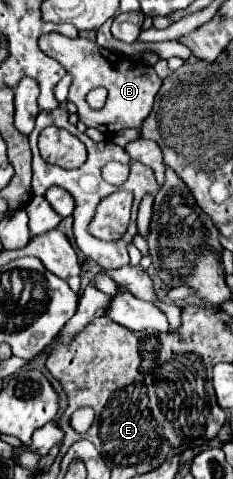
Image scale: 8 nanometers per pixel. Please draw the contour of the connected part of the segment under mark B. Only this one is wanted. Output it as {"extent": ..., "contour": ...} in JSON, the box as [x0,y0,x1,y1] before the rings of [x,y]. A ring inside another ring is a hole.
{"extent":[39,33,161,133],"contour":[[[49,33],[39,39],[39,47],[49,57],[57,59],[73,75],[73,83],[69,89],[69,101],[75,103],[79,121],[83,121],[87,127],[95,127],[103,133],[117,133],[117,131],[129,129],[129,127],[139,129],[143,119],[151,113],[155,95],[161,87],[161,79],[157,77],[157,73],[151,65],[147,65],[143,61],[131,61],[125,55],[103,49],[95,41],[89,41],[87,37],[69,39],[61,33]],[[95,87],[109,89],[107,103],[101,111],[91,109],[85,101],[85,95]]]}

